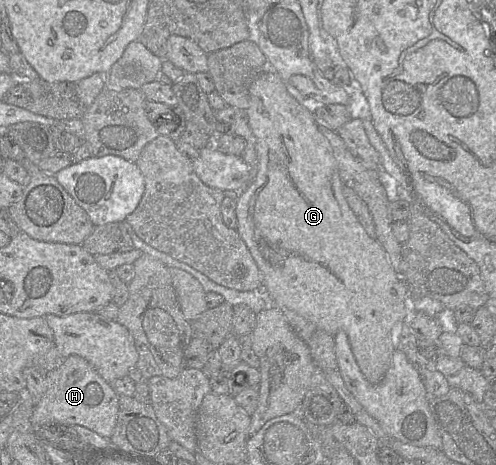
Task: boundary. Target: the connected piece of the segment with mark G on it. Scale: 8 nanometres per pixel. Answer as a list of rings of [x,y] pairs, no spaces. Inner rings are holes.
[[[272,69],[261,73],[249,88],[249,107],[247,108],[249,126],[256,138],[257,172],[254,179],[242,192],[236,203],[237,232],[245,242],[259,270],[263,274],[263,289],[272,298],[277,307],[286,307],[315,324],[318,328],[334,336],[343,330],[348,335],[351,350],[361,372],[372,384],[378,384],[390,367],[392,356],[396,350],[394,345],[394,329],[398,322],[408,321],[412,314],[410,295],[407,285],[394,270],[388,254],[376,240],[371,238],[349,207],[344,194],[343,182],[333,154],[332,147],[320,130],[313,114],[313,108],[301,105],[287,90],[280,76]]]

